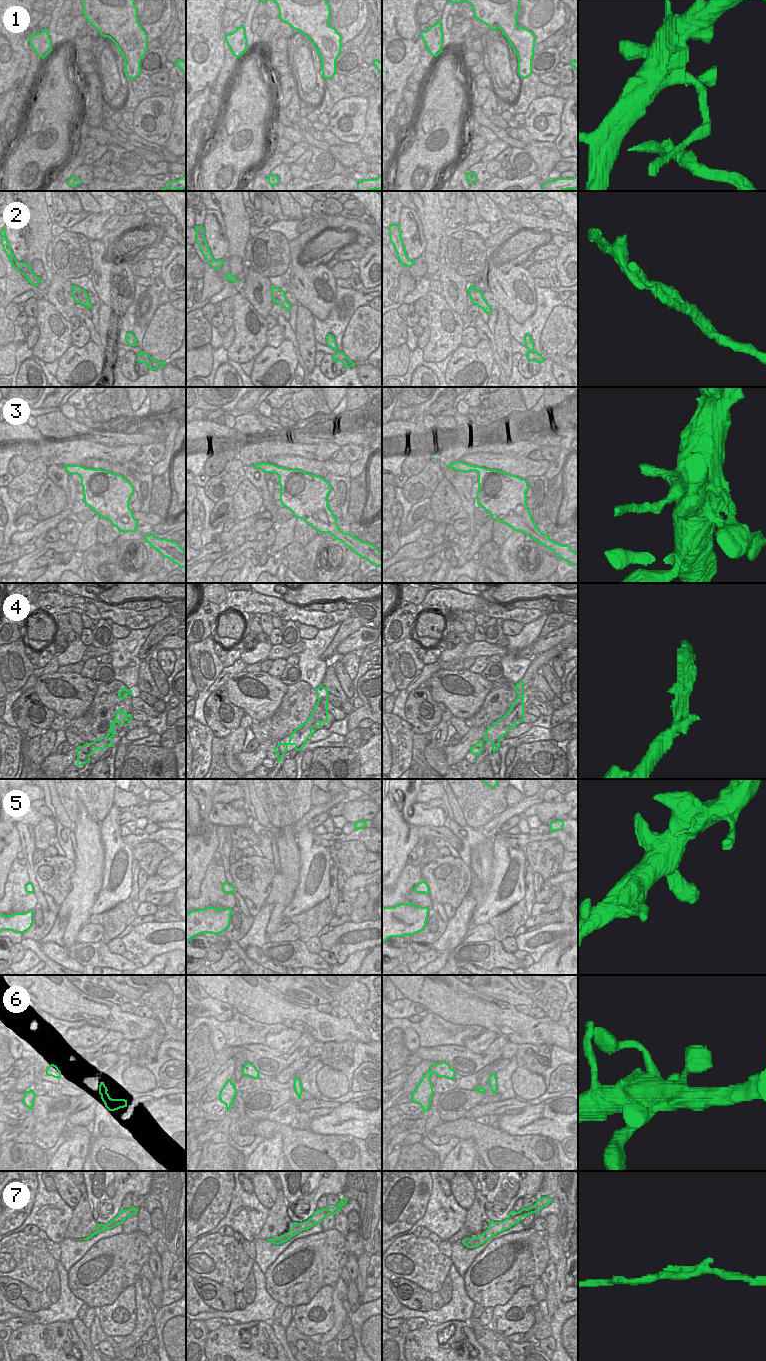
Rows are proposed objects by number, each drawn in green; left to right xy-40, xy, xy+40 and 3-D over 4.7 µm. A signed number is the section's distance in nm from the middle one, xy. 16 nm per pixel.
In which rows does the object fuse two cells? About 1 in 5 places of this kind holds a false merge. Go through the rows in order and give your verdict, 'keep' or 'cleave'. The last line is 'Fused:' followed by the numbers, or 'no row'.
1: keep
2: keep
3: keep
4: keep
5: keep
6: keep
7: keep
Fused: no row

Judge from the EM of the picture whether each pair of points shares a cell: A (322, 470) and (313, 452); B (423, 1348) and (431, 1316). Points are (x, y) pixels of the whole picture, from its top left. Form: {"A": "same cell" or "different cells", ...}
{"A": "different cells", "B": "different cells"}

